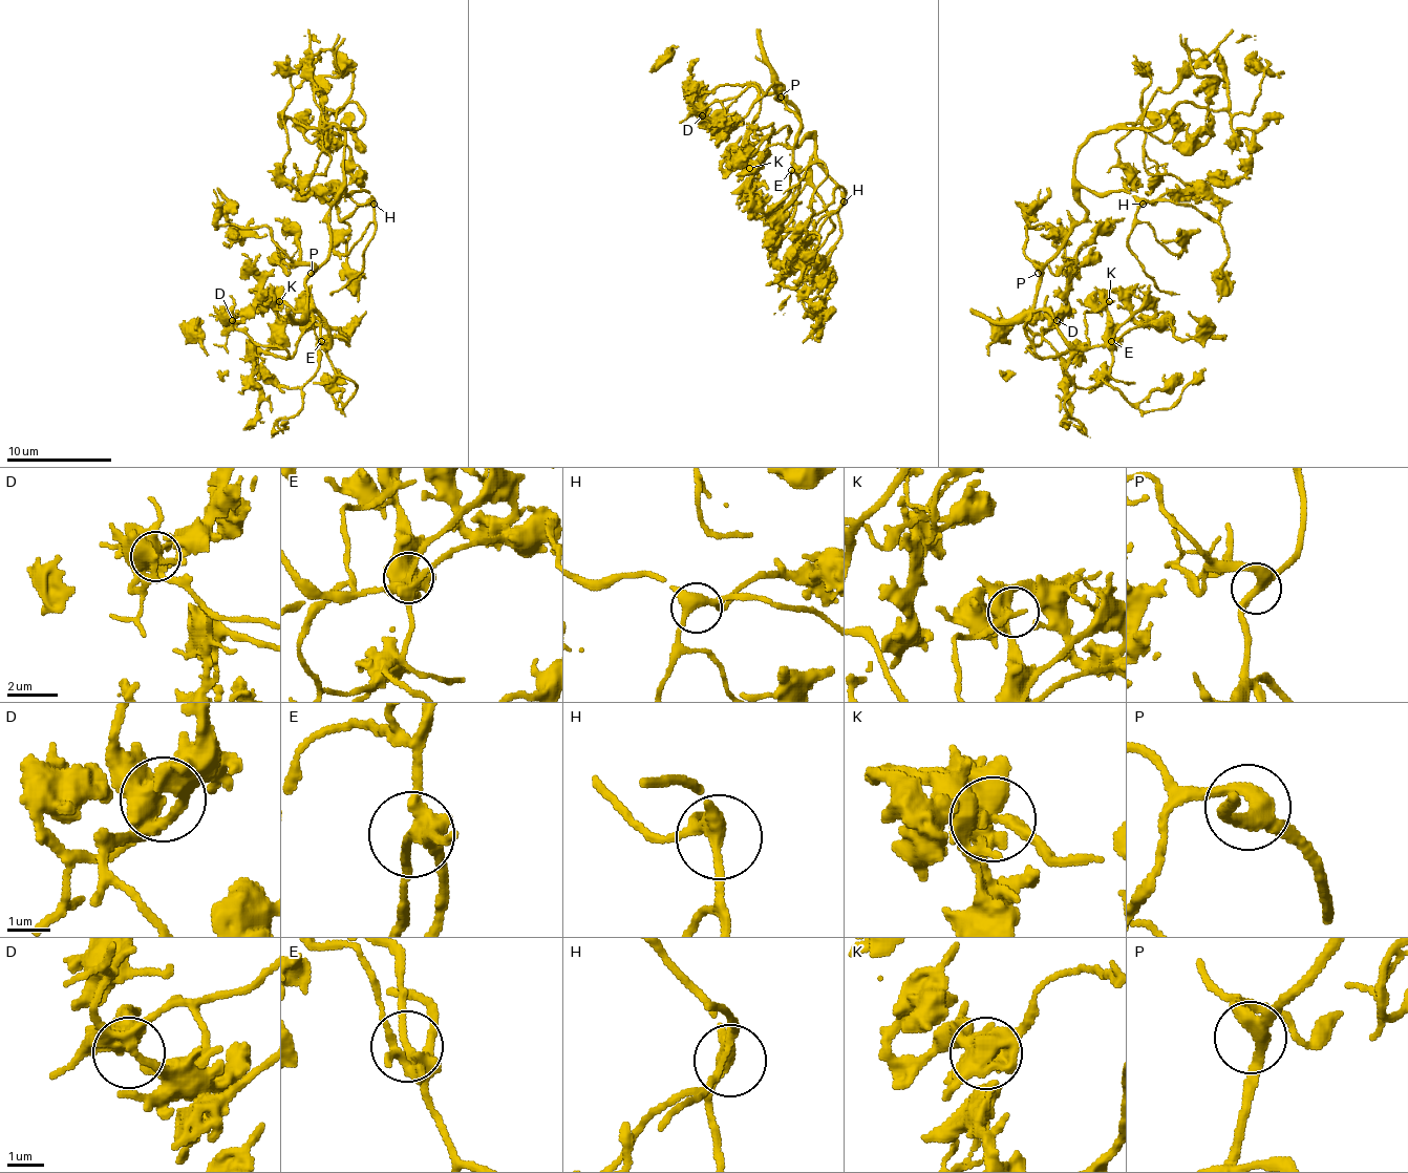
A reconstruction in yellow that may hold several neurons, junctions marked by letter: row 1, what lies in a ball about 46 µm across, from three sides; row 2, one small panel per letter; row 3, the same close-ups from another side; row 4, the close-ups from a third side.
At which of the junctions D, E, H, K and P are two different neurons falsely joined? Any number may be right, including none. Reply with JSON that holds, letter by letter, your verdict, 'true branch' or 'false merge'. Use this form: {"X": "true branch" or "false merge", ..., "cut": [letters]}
{"D": "true branch", "E": "true branch", "H": "true branch", "K": "true branch", "P": "true branch", "cut": []}

